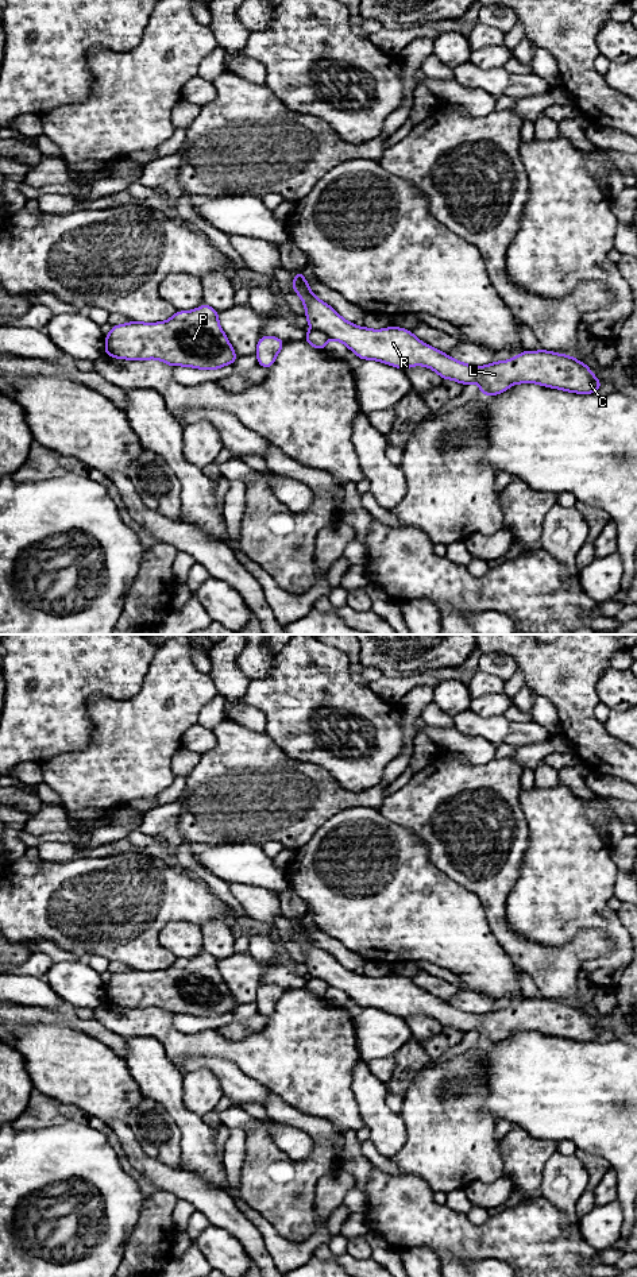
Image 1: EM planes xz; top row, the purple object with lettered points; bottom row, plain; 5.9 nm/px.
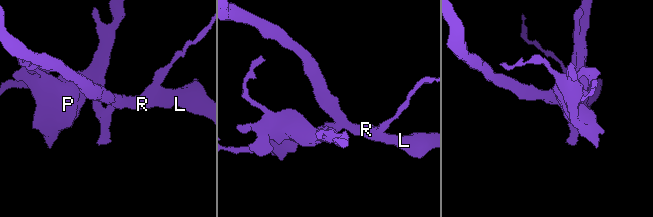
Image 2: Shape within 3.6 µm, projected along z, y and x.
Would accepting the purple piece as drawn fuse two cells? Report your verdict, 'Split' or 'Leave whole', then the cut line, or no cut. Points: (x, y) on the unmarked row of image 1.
Split. Split along xz (312, 976), (323, 979), (329, 986)

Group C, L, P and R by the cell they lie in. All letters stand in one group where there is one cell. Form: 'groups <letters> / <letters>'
groups C L R / P

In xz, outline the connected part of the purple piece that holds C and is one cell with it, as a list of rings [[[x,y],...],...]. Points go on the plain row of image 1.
[[[296,919],[293,938],[304,950],[309,975],[341,989],[362,1008],[374,1007],[401,1018],[426,1014],[443,1027],[478,1031],[483,1043],[501,1042],[516,1031],[538,1031],[579,1042],[595,1041],[602,1034],[587,1012],[564,1002],[524,999],[505,1010],[478,1015],[429,995],[409,977],[395,973],[386,977],[356,975],[312,941],[302,919]]]

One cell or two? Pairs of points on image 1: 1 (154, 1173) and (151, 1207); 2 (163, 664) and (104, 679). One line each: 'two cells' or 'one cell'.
1: two cells
2: two cells

